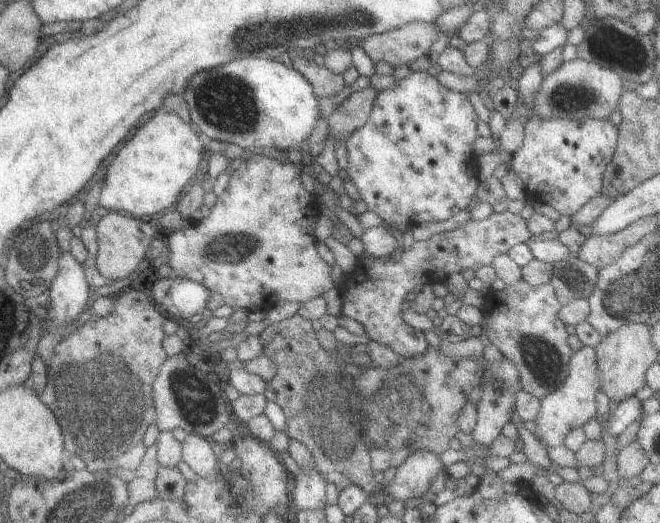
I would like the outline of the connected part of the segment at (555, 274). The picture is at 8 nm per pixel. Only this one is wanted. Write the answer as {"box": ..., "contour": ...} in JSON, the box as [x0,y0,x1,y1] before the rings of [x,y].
{"box":[548,256,598,306],"contour":[[[576,256],[562,258],[552,264],[548,283],[554,288],[561,306],[578,298],[587,298],[594,289],[598,268],[581,262]]]}

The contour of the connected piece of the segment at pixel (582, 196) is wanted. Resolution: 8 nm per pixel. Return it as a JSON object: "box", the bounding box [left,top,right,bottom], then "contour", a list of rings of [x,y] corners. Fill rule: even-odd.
{"box":[510,114,617,216],"contour":[[[530,114],[524,122],[522,143],[512,152],[510,169],[522,180],[524,189],[539,192],[535,198],[547,200],[567,216],[579,210],[591,197],[599,194],[605,167],[611,160],[617,126],[606,119],[568,121],[560,118],[542,119]]]}

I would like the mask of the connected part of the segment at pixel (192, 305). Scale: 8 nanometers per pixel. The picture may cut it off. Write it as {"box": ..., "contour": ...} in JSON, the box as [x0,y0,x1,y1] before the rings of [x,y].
{"box":[151,277,210,320],"contour":[[[160,277],[151,288],[153,303],[165,313],[188,320],[193,314],[200,314],[205,308],[210,292],[197,281],[179,277]]]}

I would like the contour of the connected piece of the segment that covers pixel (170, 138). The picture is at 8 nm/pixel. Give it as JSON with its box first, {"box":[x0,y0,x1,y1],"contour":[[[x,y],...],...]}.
{"box":[98,112,203,219],"contour":[[[153,112],[142,119],[109,162],[99,188],[98,206],[138,219],[169,208],[193,180],[203,145],[202,136],[176,114]]]}

